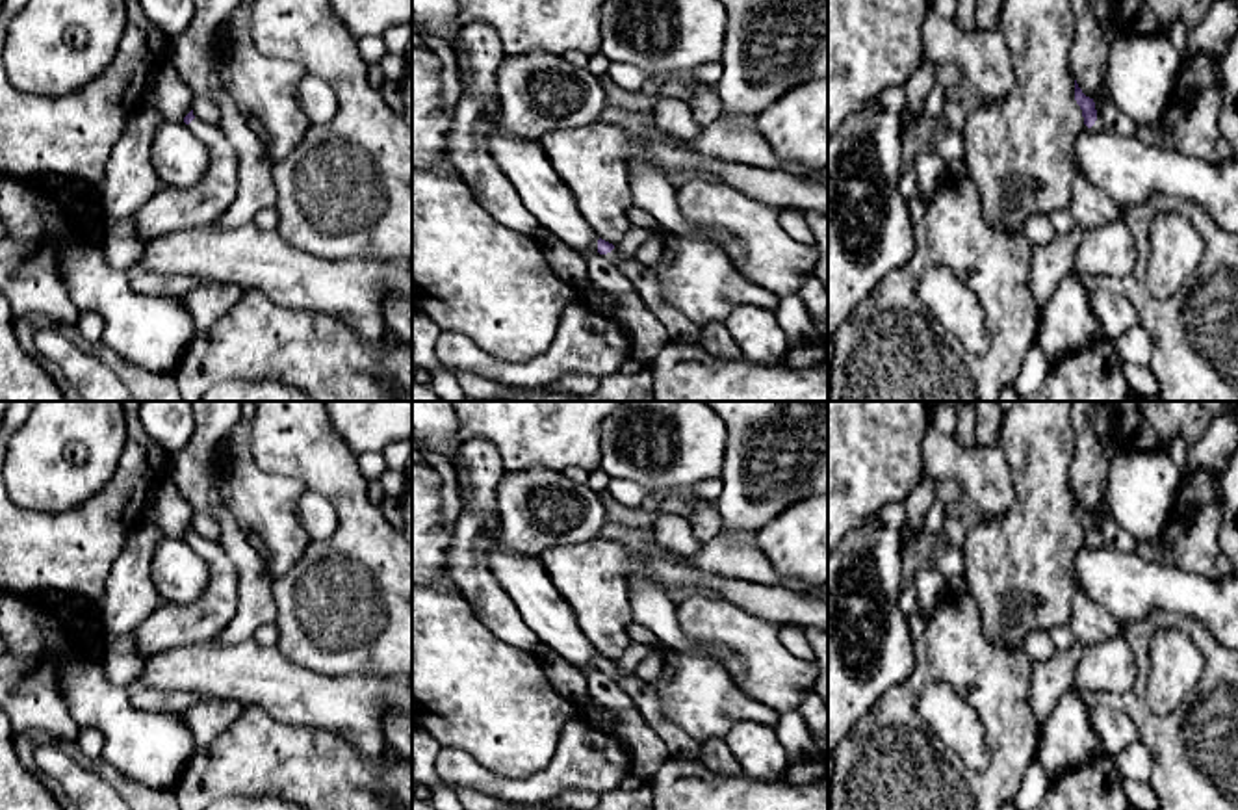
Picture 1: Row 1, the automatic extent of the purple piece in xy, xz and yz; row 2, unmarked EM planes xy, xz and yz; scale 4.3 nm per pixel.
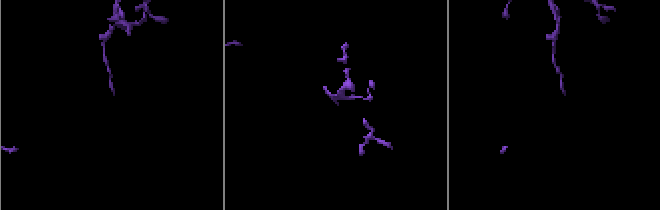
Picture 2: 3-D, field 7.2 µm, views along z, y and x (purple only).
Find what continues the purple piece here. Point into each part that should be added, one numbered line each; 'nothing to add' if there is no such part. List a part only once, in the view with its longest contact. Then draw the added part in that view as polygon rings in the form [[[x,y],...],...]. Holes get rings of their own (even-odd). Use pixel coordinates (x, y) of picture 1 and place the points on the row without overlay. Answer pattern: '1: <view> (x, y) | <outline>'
1: xz (643, 693) | [[[614,665],[605,673],[629,695],[644,719],[644,728],[666,745],[672,758],[698,760],[702,743],[664,715],[653,684],[637,674],[622,674]]]

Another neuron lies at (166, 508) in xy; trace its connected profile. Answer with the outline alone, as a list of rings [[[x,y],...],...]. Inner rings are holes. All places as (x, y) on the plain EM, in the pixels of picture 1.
[[[165,477],[150,487],[141,522],[156,524],[165,537],[184,539],[184,533],[191,528],[191,520],[193,509],[180,496],[171,477]]]

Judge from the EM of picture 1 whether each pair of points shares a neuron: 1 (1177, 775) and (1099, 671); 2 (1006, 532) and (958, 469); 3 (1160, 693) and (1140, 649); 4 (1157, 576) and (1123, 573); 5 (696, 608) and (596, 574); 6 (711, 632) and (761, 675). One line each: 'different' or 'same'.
1: different
2: different
3: different
4: same
5: different
6: same

